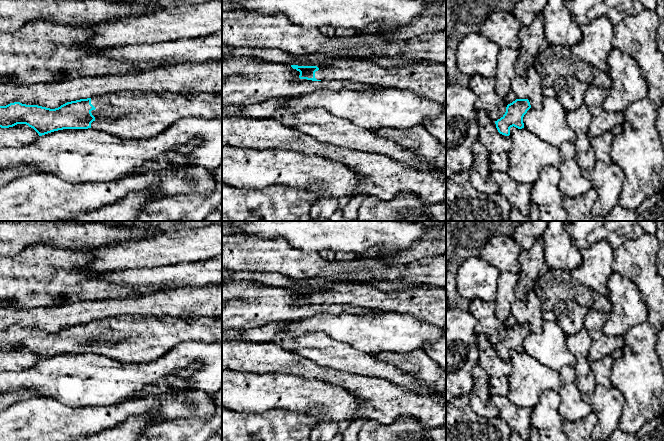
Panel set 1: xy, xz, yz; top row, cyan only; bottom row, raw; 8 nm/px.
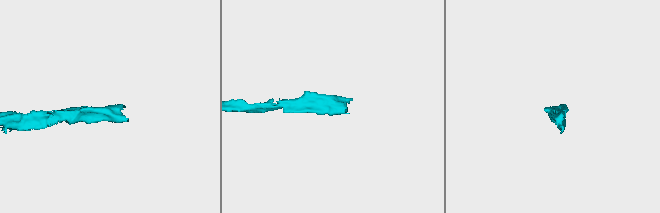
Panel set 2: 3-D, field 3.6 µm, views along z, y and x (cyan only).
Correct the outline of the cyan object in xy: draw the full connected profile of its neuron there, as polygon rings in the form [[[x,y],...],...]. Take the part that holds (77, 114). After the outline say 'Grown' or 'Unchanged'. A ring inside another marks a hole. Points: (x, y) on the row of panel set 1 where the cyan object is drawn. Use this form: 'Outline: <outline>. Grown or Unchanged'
Outline: [[[222,92],[175,94],[175,93],[113,93],[67,102],[50,109],[20,102],[0,106],[0,127],[9,128],[26,124],[39,136],[63,129],[101,129],[124,138],[152,138],[158,136],[180,119],[194,117],[222,119]]]. Grown

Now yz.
Outline: [[[516,99],[506,107],[505,114],[495,121],[498,132],[502,135],[509,136],[510,128],[524,128],[523,117],[531,108],[528,99]]]. Unchanged

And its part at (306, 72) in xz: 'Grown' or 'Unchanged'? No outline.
Grown

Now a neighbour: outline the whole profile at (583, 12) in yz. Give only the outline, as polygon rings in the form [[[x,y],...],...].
[[[564,0],[564,4],[573,21],[581,27],[602,16],[606,16],[616,26],[627,17],[636,16],[645,9],[640,0]]]

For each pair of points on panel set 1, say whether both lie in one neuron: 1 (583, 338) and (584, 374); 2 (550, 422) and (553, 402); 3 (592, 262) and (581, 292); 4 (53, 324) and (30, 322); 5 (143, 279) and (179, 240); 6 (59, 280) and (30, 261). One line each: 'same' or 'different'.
1: same
2: same
3: different
4: same
5: different
6: same

